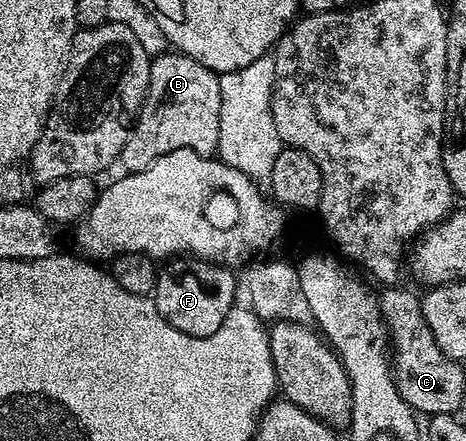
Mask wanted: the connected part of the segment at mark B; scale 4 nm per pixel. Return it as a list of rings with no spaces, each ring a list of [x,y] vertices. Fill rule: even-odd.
[[[166,50],[152,57],[149,65],[149,89],[140,101],[141,113],[136,113],[129,137],[119,157],[126,173],[142,172],[163,154],[180,148],[190,148],[200,156],[213,156],[219,142],[220,82],[218,73],[183,56],[176,50]]]

